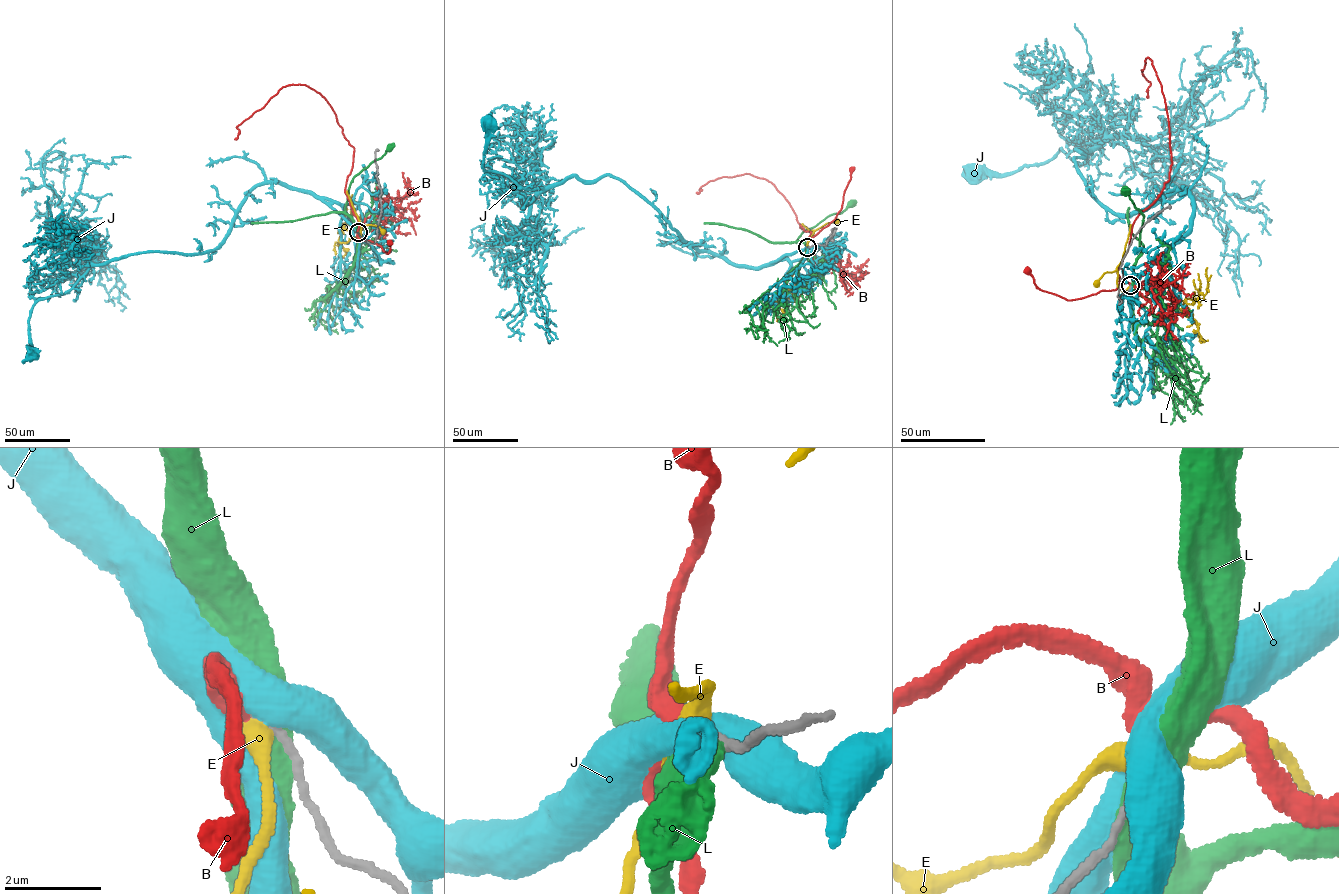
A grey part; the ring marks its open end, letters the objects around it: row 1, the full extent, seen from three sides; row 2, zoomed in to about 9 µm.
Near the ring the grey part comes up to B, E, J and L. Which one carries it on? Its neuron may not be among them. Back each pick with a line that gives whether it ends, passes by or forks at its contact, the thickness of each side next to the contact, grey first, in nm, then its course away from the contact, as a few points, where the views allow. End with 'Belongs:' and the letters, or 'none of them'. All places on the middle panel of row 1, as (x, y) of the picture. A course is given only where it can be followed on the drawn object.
Belongs: none of them

